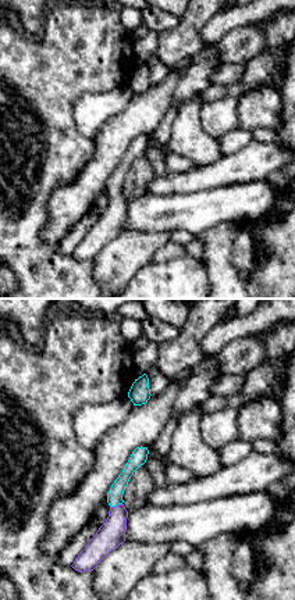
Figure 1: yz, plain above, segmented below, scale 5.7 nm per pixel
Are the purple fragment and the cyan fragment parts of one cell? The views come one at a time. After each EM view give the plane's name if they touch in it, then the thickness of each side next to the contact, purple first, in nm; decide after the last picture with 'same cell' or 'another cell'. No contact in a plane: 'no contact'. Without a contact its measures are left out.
yz | 160/90 nm

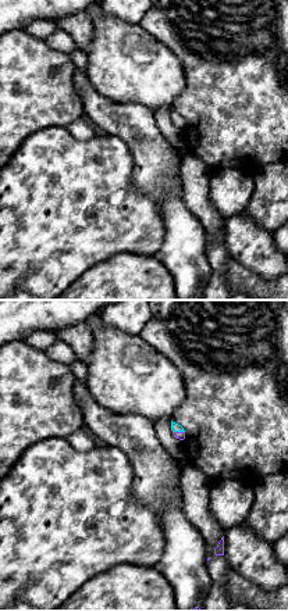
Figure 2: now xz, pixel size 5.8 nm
xz | 50/50 nm

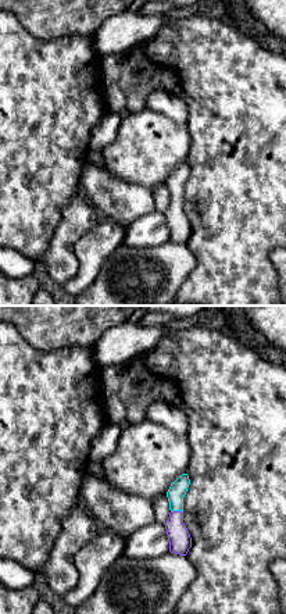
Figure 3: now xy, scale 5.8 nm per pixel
xy | 130/100 nm

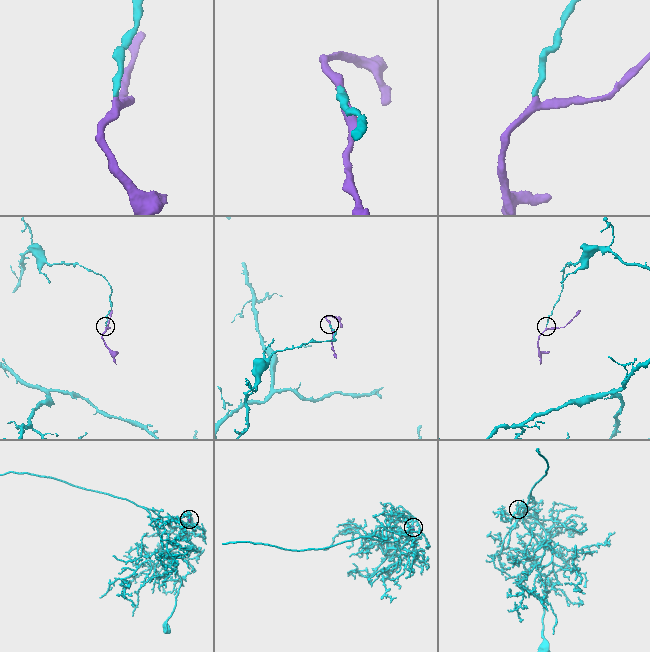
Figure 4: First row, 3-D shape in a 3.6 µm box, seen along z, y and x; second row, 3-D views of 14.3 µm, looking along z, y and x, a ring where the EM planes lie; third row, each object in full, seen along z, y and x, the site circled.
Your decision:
same cell

